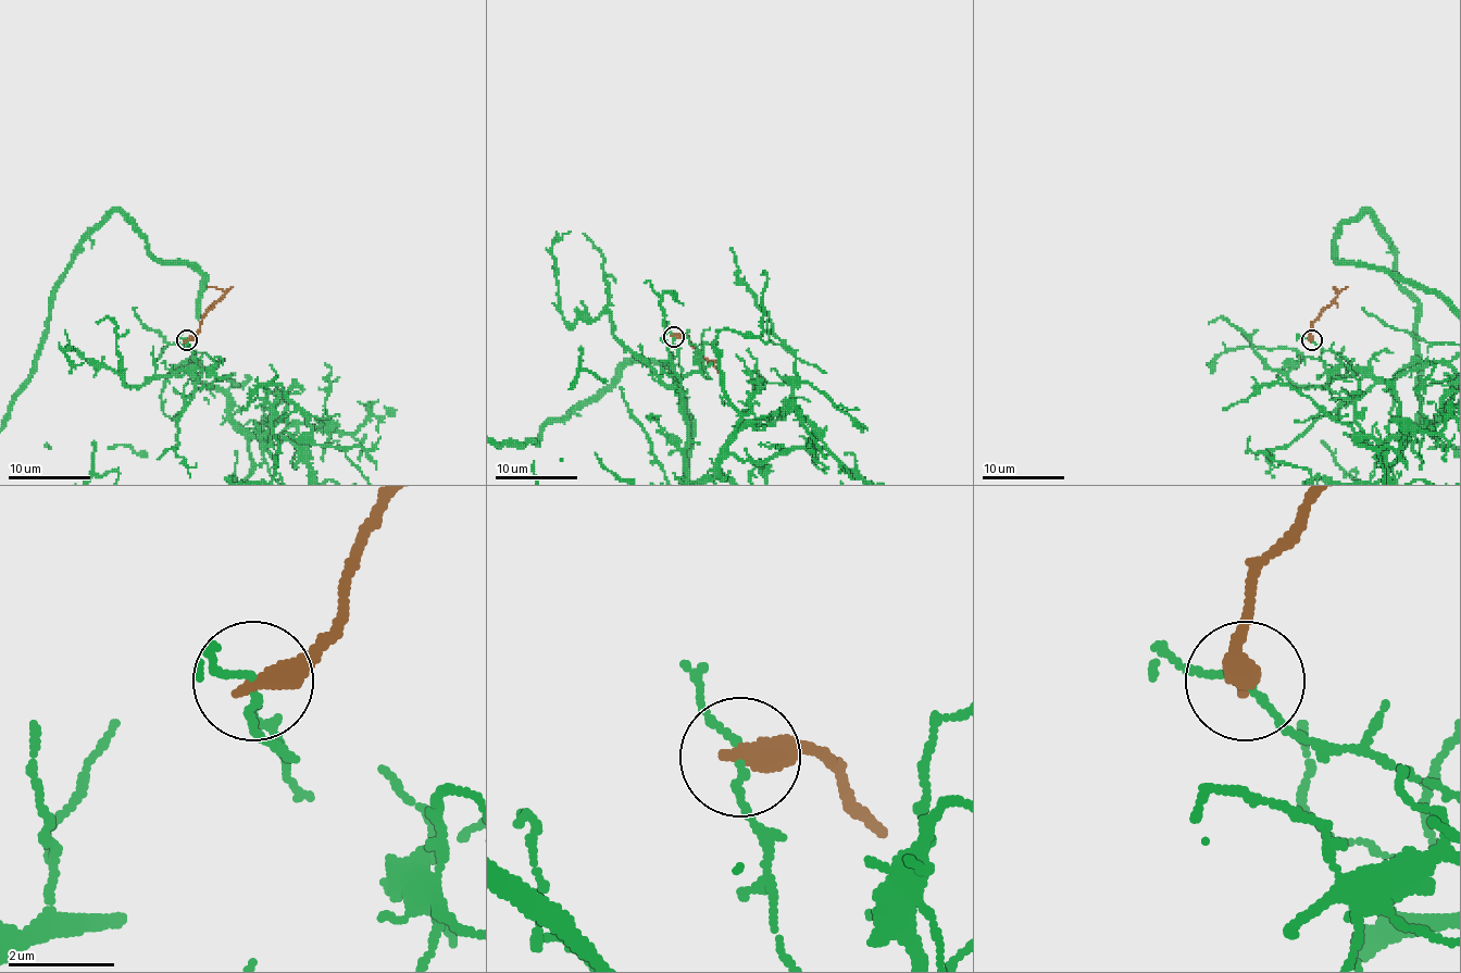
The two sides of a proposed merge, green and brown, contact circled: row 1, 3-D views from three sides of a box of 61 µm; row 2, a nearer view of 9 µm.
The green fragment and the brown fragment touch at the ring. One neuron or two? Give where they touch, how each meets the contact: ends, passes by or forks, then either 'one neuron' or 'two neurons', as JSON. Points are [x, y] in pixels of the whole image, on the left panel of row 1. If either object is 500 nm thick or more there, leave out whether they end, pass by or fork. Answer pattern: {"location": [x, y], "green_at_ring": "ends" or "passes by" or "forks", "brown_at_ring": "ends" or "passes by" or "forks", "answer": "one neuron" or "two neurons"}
{"location": [186, 339], "green_at_ring": "passes by", "brown_at_ring": "ends", "answer": "two neurons"}

